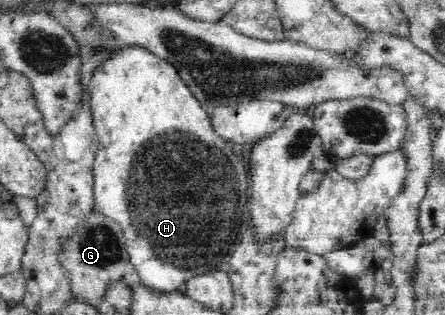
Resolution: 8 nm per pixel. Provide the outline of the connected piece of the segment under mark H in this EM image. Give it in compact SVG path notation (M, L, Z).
M119 43L103 60L93 70L86 85L86 90L90 95L89 108L91 109L92 123L97 137L100 139L99 148L93 161L95 209L100 210L108 217L112 217L112 219L116 219L120 223L120 227L124 229L131 263L136 266L141 283L162 292L177 291L188 279L192 279L196 275L214 272L212 269L226 257L228 249L232 245L236 245L240 215L244 213L244 207L248 203L249 170L246 171L246 167L240 163L240 159L236 155L222 155L222 153L226 153L226 143L222 138L214 135L214 130L209 124L209 113L203 108L203 105L196 98L196 94L188 86L188 82L180 76L180 72L170 61L157 56L151 49L148 49L148 46L136 43Z

